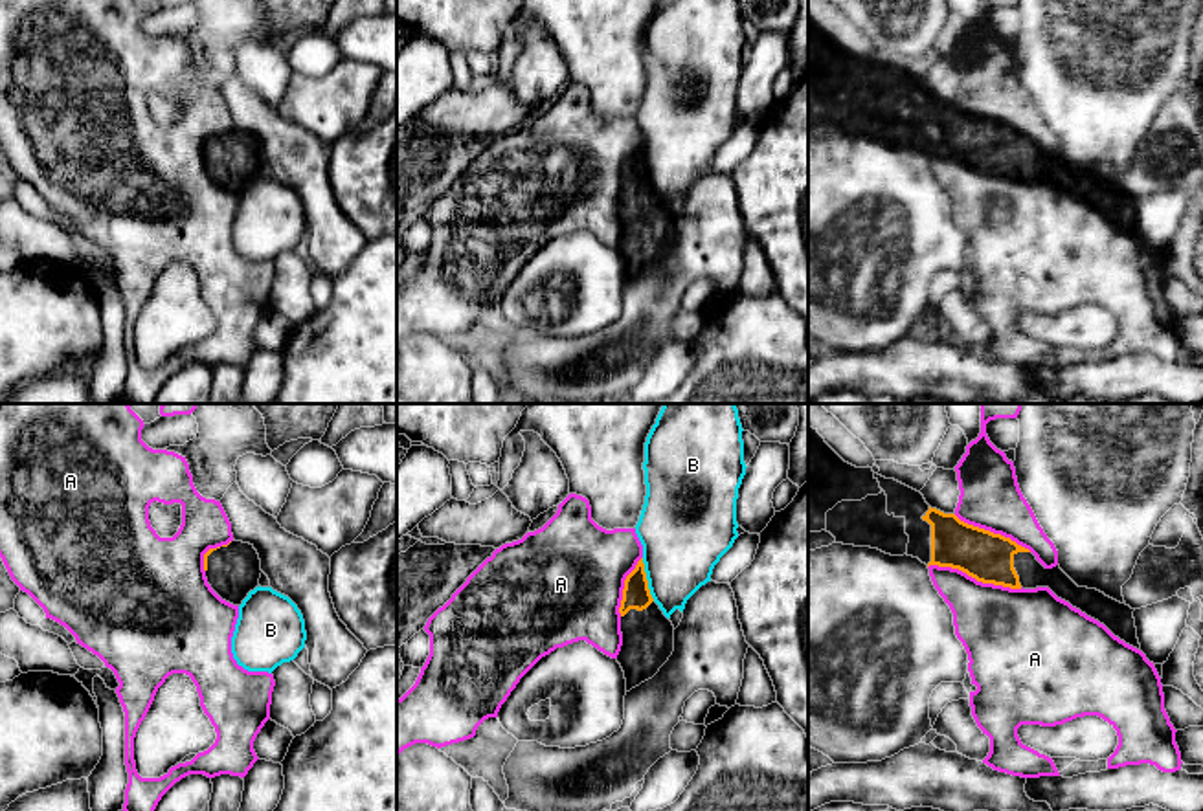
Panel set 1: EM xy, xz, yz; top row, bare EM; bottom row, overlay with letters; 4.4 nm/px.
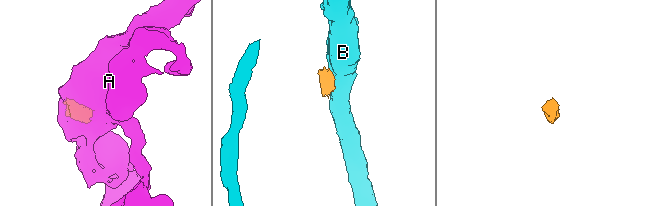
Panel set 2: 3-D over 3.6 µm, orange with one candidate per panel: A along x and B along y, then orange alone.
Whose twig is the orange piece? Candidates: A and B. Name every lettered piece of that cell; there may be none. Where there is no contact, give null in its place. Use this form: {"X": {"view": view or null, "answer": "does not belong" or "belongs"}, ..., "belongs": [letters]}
{"A": {"view": "yz", "answer": "does not belong"}, "B": {"view": "xz", "answer": "does not belong"}, "belongs": []}

